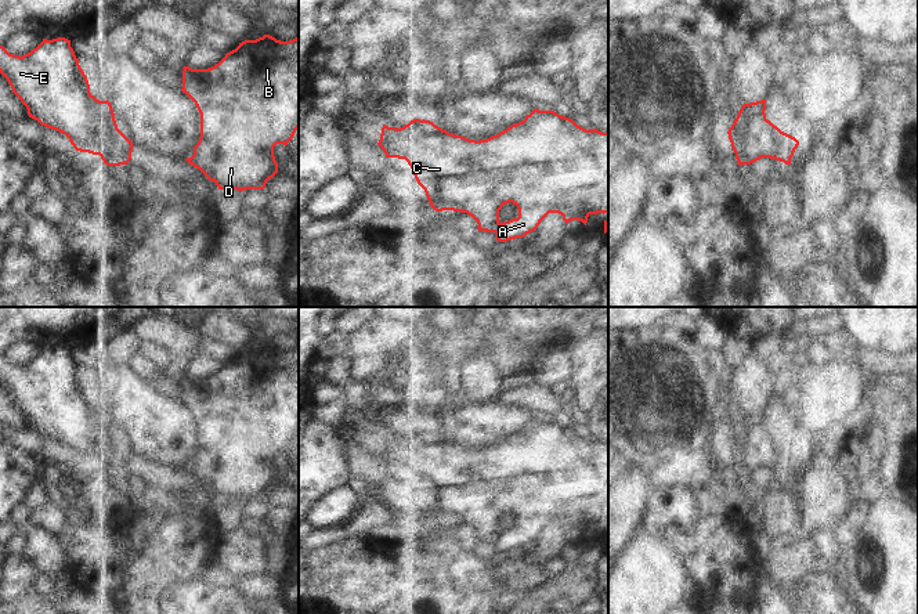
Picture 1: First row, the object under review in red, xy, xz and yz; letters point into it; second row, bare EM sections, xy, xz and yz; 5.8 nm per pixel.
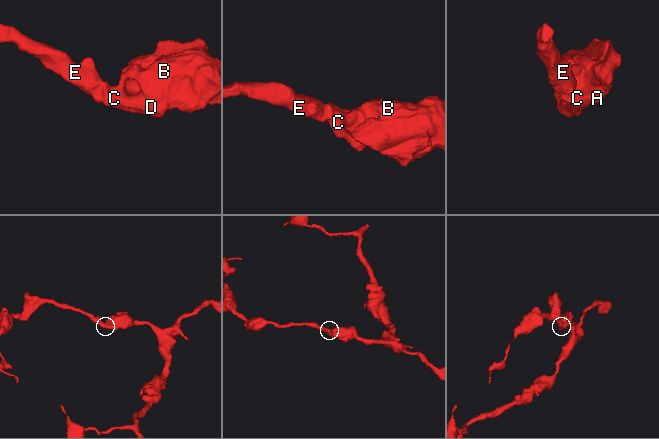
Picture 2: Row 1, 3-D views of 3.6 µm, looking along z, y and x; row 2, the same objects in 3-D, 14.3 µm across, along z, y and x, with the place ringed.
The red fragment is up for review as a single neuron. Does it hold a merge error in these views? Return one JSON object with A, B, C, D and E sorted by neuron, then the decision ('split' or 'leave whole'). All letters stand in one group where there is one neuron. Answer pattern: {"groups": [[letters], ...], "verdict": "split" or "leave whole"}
{"groups": [["A", "B", "C", "D", "E"]], "verdict": "leave whole"}

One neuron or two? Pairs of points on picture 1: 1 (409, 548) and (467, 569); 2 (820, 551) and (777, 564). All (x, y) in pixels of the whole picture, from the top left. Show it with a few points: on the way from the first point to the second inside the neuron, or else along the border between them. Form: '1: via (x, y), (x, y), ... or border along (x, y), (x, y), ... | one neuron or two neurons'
1: via (423, 562), (430, 569), (454, 569) | one neuron
2: via (809, 555), (788, 564) | one neuron

